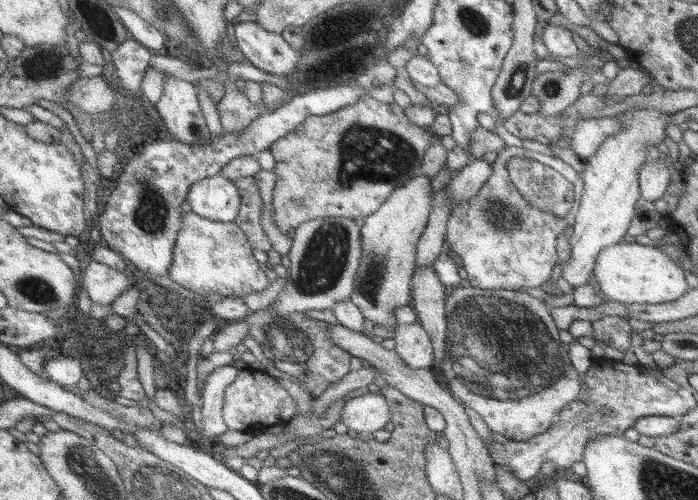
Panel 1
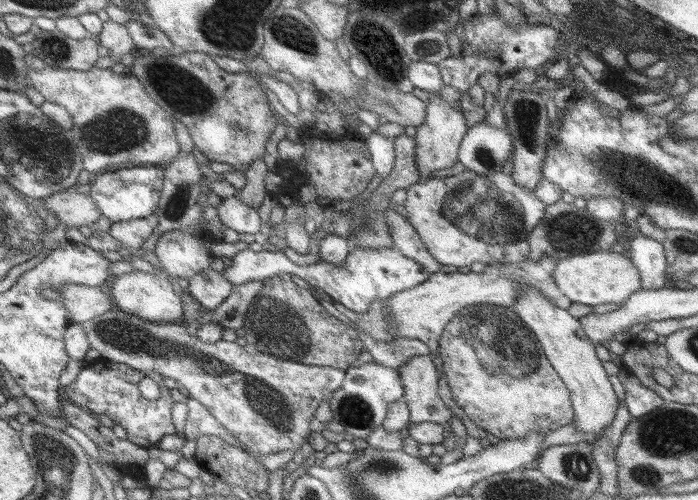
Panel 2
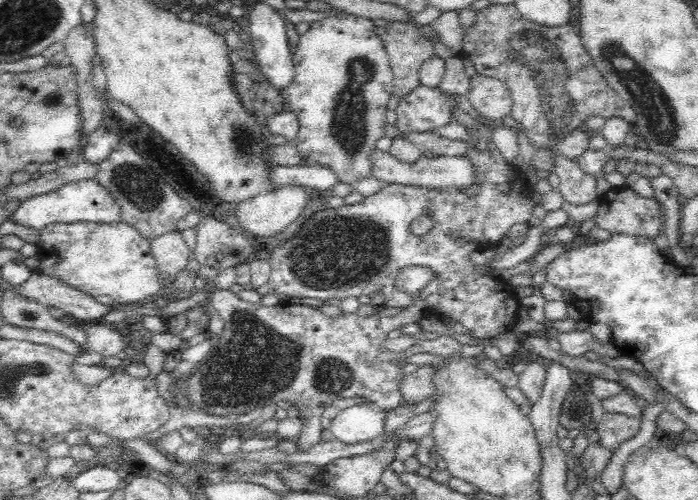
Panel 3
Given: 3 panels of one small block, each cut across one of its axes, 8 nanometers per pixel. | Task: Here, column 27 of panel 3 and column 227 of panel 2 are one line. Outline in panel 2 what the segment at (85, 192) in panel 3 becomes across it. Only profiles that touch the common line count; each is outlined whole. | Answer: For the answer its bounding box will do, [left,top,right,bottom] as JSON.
[217,195,264,237]

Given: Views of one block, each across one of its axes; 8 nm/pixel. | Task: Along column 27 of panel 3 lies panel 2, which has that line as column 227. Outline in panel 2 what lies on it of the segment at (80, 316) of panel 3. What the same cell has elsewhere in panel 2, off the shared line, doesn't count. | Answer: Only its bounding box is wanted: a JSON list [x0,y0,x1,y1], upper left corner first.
[187,268,233,311]

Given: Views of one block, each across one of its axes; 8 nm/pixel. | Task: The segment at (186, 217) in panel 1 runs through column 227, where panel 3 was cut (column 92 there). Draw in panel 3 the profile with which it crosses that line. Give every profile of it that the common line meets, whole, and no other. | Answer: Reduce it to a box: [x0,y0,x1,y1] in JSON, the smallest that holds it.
[36,221,163,306]

